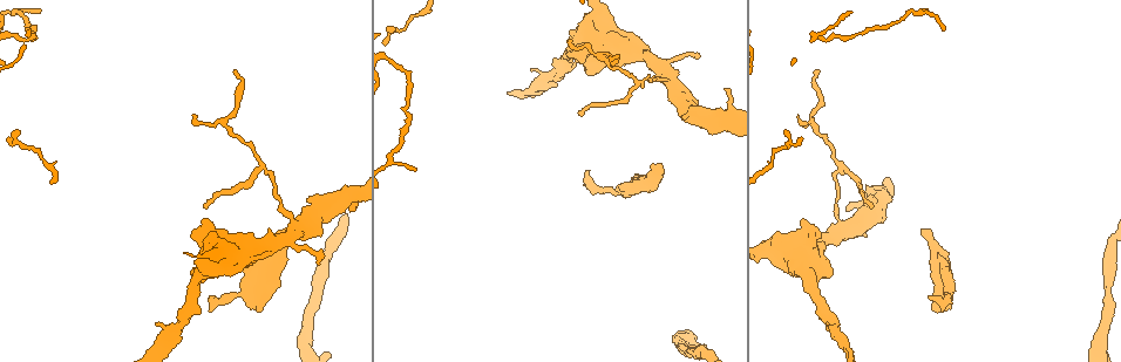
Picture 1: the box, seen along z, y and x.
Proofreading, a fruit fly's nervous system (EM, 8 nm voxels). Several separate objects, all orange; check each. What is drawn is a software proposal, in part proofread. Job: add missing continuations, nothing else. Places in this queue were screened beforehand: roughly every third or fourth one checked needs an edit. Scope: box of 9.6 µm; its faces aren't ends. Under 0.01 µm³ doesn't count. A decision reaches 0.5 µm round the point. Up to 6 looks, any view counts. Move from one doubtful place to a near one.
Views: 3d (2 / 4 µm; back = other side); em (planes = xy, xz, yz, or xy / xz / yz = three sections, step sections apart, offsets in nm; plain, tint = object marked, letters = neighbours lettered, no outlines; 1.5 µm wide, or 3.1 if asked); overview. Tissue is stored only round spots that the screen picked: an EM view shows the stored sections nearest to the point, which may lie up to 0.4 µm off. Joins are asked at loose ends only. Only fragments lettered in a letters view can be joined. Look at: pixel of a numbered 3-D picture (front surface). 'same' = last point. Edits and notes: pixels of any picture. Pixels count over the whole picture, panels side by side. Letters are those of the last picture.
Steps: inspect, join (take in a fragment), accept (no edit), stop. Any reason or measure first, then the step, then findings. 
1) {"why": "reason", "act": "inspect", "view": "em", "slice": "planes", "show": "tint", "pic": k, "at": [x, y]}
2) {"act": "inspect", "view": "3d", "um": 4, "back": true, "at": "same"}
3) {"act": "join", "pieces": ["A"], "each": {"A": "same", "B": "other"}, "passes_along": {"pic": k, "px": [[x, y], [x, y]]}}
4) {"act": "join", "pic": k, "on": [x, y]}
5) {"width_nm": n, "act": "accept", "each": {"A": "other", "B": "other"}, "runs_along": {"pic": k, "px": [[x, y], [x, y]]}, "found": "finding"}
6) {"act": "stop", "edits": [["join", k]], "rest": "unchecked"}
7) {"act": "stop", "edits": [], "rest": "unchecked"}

{"why": "free end", "act": "inspect", "view": "3d", "um": 4, "pic": 1, "at": [931, 295]}

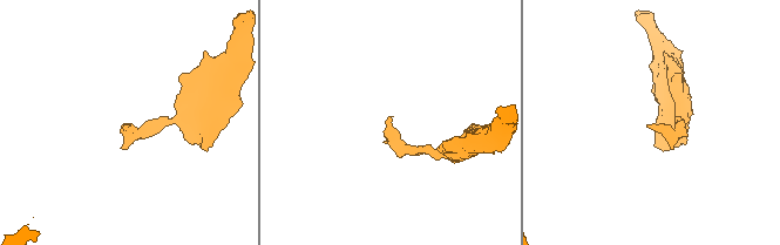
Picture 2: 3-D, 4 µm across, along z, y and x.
{"act": "inspect", "view": "em", "slice": "xz", "step": 4, "show": "letters", "pic": 2, "at": [649, 126]}

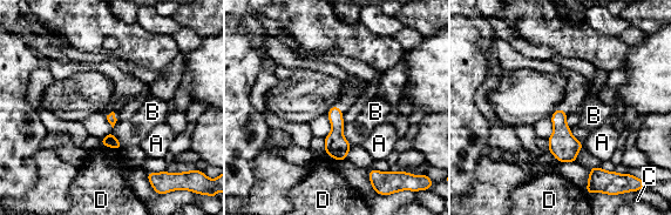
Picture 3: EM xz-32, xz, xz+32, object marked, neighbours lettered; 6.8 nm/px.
{"act": "inspect", "view": "em", "slice": "planes", "show": "letters", "at": "same"}

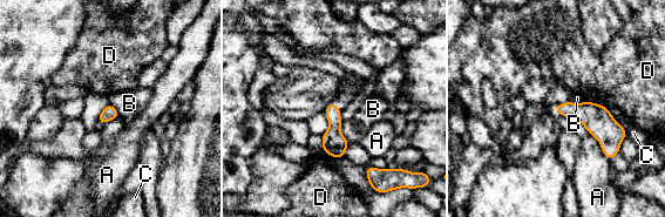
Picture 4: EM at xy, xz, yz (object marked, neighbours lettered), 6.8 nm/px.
{"width_nm": 100, "act": "accept", "each": {"A": "other", "B": "other", "C": "other", "D": "other"}, "border": {"pic": 4, "px": [[341, 121], [341, 135], [348, 143]]}, "found": "no lettered fragment goes on from it"}

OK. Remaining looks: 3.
{"why": "free end", "act": "inspect", "view": "3d", "um": 2, "back": true, "pic": 1, "at": [924, 235]}

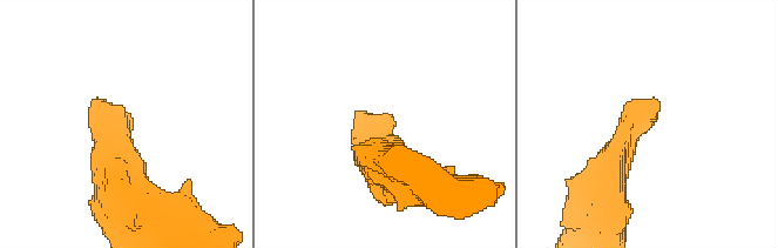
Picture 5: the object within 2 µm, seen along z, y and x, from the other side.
{"act": "inspect", "view": "em", "slice": "planes", "show": "tint", "pic": 5, "at": [657, 115]}

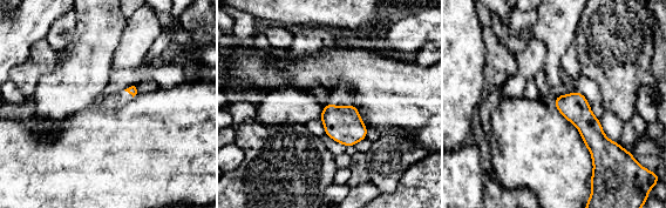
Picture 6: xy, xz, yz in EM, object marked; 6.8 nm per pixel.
{"act": "inspect", "view": "em", "slice": "planes", "show": "letters", "at": "same"}

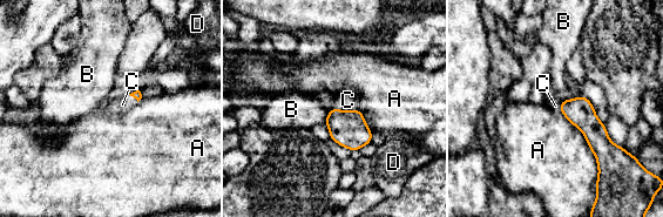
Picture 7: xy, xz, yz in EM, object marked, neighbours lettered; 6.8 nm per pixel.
{"width_nm": 190, "act": "join", "pieces": ["C"], "each": {"A": "other", "B": "other", "C": "same", "D": "other"}, "passes_along": {"pic": 7, "px": [[349, 129], [344, 110], [347, 100]]}, "found": "the neuron continues"}

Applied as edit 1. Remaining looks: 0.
{"act": "stop", "edits": [["join", 7]], "rest": "unchecked"}

